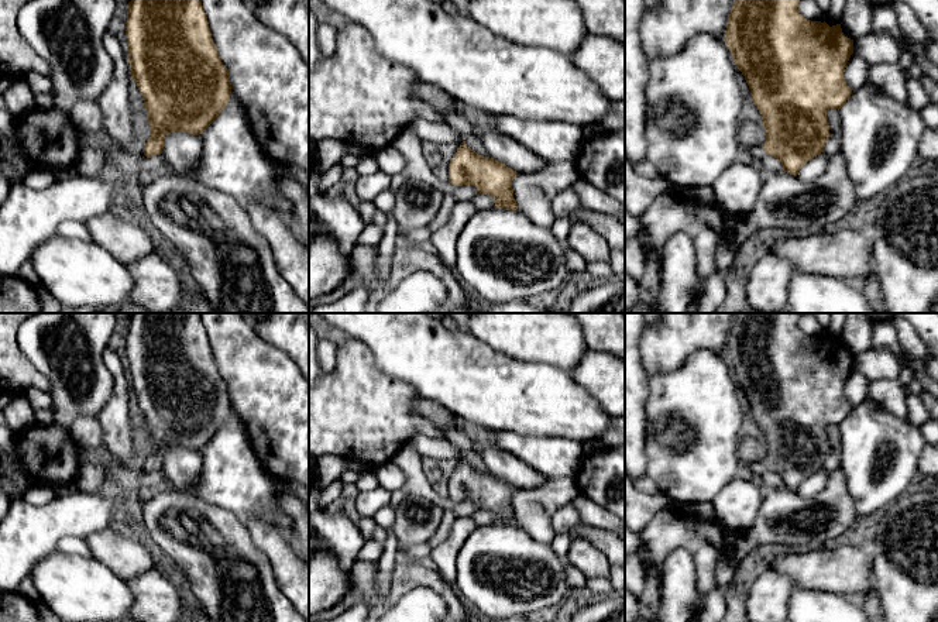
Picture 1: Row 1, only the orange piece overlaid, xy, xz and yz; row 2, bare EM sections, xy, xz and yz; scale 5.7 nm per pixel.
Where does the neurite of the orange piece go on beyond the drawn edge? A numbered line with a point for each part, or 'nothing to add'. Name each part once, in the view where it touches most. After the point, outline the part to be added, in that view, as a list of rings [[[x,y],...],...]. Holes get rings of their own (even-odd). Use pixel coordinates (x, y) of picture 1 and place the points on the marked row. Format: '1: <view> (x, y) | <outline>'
1: yz (755, 154) | [[[742,144],[741,157],[746,161],[760,165],[766,157],[766,152],[765,152],[763,147],[750,147],[748,144]]]

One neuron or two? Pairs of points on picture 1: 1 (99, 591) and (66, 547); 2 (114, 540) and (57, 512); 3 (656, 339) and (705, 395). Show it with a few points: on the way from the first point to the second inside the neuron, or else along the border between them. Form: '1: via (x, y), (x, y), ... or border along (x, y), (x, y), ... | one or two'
1: border along (57, 549), (65, 553), (90, 556) | two
2: border along (107, 526), (85, 539) | two
3: border along (710, 350), (696, 350), (674, 370), (649, 377) | two

